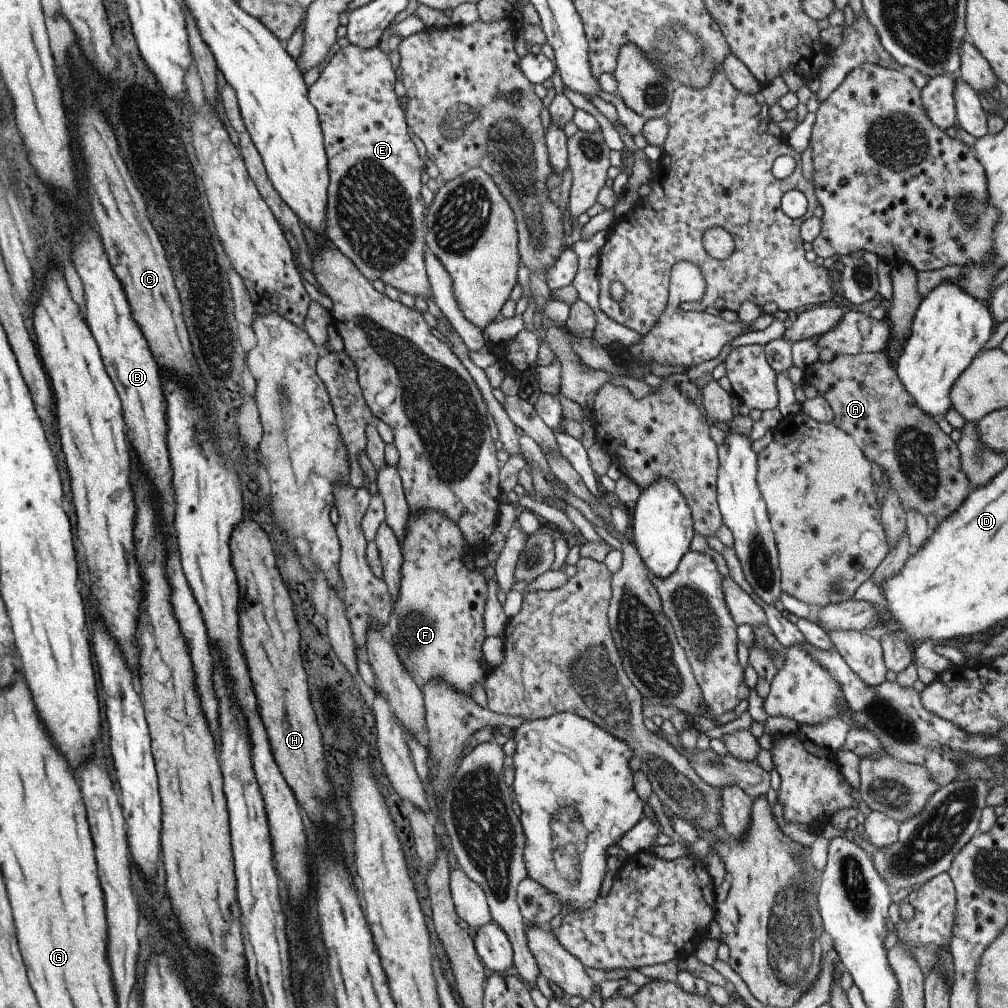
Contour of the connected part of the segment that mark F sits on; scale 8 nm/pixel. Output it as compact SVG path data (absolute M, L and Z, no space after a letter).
M410 510L408 518L408 530L401 544L402 566L400 566L400 588L398 598L393 603L391 614L382 636L384 640L393 643L394 650L408 670L408 674L415 678L419 676L424 684L430 680L448 682L448 686L454 686L456 692L466 694L472 698L470 690L474 684L484 687L489 669L482 666L482 644L486 640L484 625L484 608L488 604L488 582L484 574L476 567L470 570L466 566L466 552L477 552L466 544L466 538L462 536L462 530L444 514L436 510L418 512L414 514Z

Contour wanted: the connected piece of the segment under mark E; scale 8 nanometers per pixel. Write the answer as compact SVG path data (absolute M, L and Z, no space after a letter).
M358 46L340 47L322 66L318 80L314 82L308 89L310 102L318 111L320 126L323 132L323 143L328 157L328 174L330 184L328 186L328 196L326 200L326 239L331 246L336 247L344 256L347 256L356 268L371 282L374 280L382 280L385 285L394 286L398 292L411 294L414 298L433 299L432 288L428 282L428 274L426 272L426 264L424 262L426 246L426 210L424 200L420 194L422 176L422 158L418 155L418 150L410 138L409 126L405 119L405 110L400 107L399 98L396 95L394 87L396 84L396 71L390 62L390 57L386 56L379 46L370 48L370 50L360 50Z

